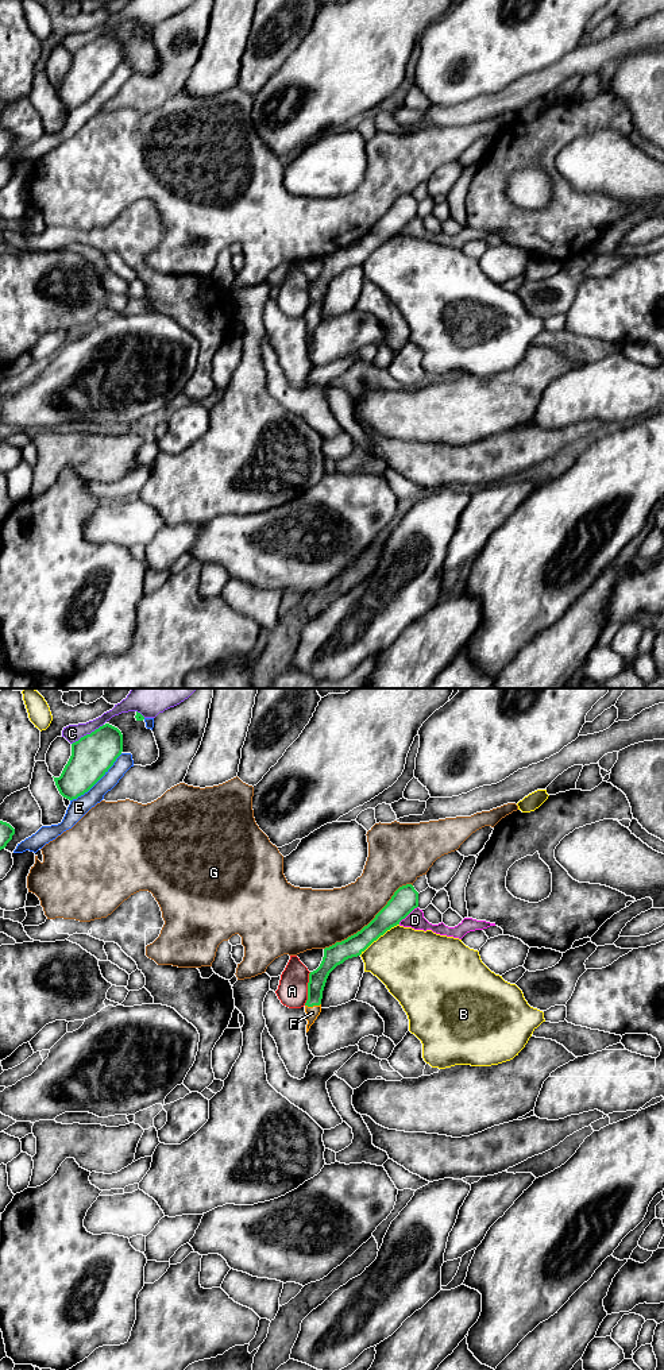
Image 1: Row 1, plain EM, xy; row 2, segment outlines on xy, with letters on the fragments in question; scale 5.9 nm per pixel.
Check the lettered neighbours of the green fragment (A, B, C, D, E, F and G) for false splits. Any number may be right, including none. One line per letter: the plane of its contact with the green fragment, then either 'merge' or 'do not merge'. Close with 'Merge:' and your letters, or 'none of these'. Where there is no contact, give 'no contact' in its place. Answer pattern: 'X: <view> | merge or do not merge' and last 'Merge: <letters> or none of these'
A: xy | do not merge
B: xy | do not merge
C: xy | do not merge
D: xy | do not merge
E: xy | do not merge
F: xy | merge
G: xy | do not merge
Merge: F

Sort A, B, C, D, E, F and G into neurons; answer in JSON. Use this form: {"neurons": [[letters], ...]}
{"neurons": [["A"], ["B"], ["C"], ["D"], ["E"], ["F"], ["G"]]}

